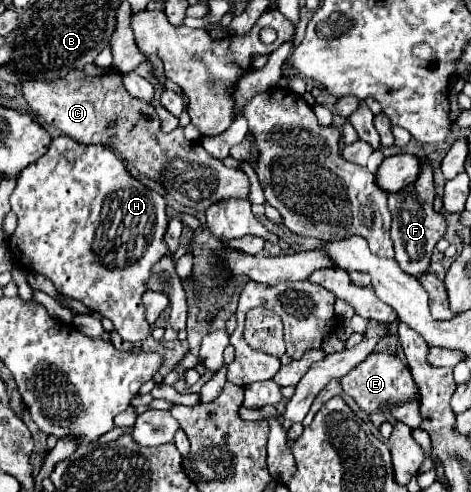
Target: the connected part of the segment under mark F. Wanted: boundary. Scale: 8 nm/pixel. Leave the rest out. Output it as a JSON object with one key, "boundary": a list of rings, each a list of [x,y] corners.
{"boundary":[[[423,159],[421,175],[413,185],[407,185],[399,193],[389,195],[389,209],[393,215],[393,227],[391,227],[391,241],[395,245],[395,261],[399,267],[407,267],[407,273],[413,277],[419,277],[427,271],[433,247],[437,241],[445,235],[445,217],[433,211],[433,199],[435,199],[435,187],[433,187],[433,169]]]}

